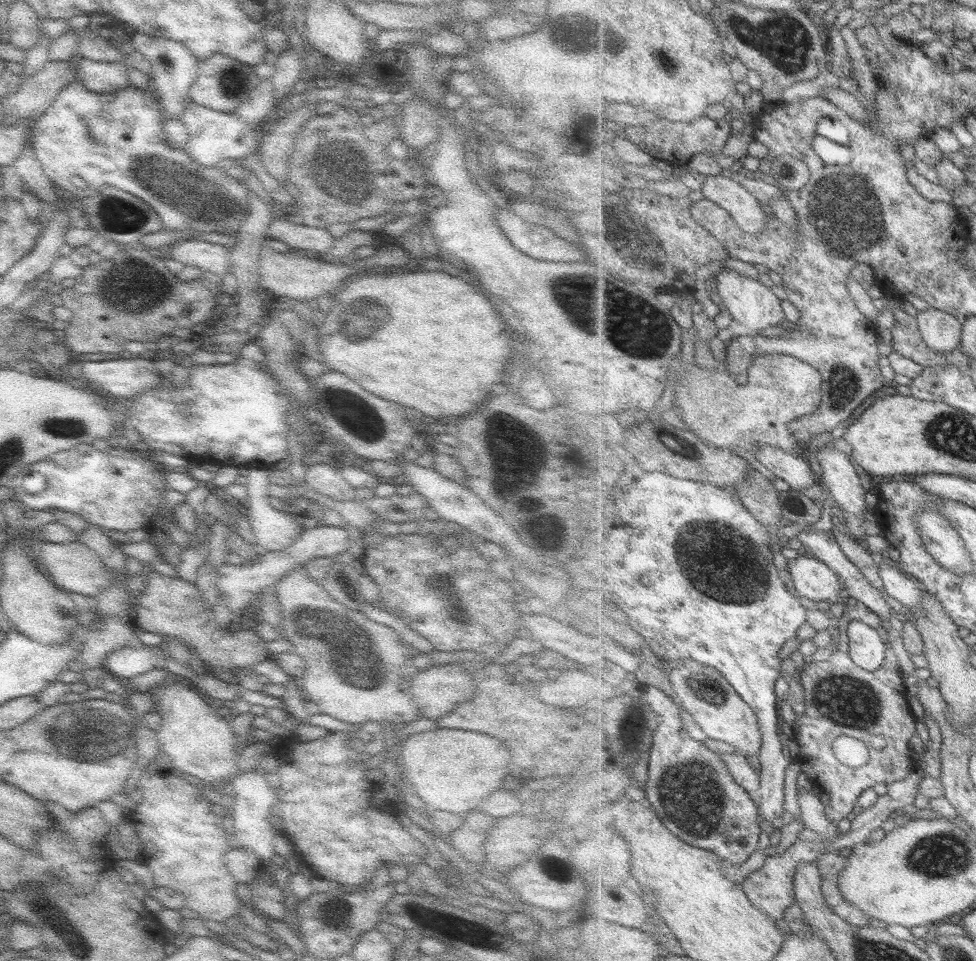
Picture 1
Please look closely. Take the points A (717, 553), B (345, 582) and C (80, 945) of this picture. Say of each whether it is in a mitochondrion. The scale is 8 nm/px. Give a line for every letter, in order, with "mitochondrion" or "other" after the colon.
A: mitochondrion
B: other
C: other

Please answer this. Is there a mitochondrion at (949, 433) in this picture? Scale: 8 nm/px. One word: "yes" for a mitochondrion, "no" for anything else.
yes

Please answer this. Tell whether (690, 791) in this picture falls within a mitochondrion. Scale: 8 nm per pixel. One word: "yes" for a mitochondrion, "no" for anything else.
yes

